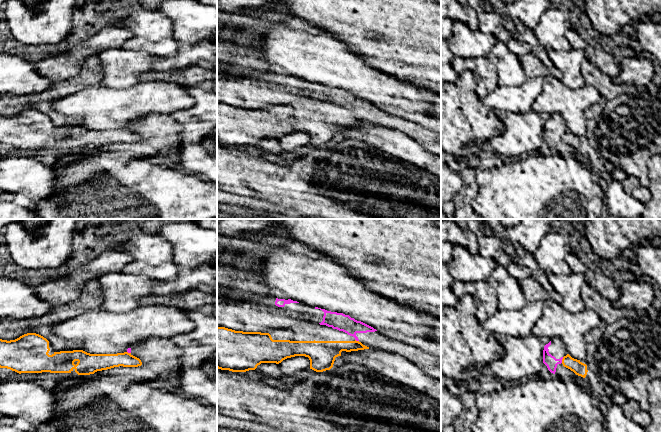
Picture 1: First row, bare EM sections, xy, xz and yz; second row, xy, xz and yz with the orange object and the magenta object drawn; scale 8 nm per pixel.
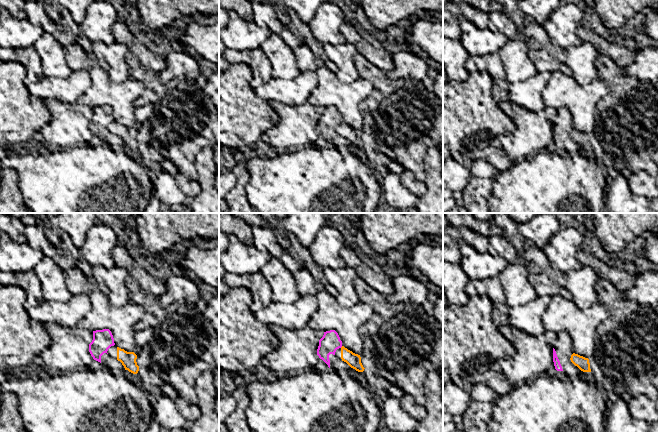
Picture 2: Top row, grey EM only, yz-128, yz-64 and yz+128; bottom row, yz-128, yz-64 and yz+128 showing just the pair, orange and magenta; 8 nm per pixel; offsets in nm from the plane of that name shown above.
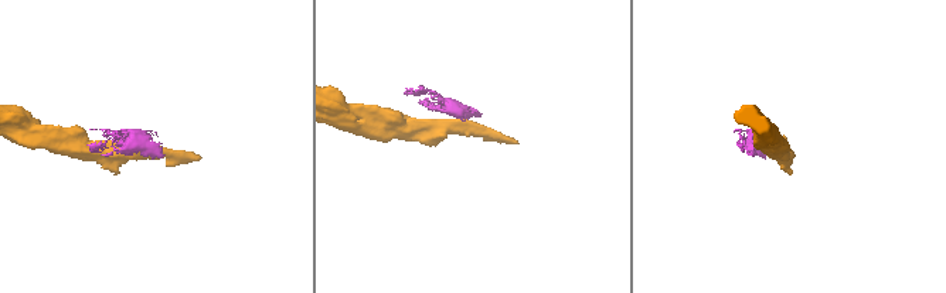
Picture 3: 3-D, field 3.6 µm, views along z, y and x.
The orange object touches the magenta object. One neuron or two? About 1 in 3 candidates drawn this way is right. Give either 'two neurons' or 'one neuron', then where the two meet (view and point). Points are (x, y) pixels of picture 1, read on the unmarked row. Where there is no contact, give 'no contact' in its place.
two neurons; contact yz (562, 136)

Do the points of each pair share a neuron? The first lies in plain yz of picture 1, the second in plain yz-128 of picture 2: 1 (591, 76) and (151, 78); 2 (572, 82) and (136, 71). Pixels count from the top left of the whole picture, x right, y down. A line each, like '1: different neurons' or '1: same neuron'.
1: same neuron
2: different neurons

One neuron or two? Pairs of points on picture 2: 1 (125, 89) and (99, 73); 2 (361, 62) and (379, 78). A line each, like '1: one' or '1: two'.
1: one
2: one

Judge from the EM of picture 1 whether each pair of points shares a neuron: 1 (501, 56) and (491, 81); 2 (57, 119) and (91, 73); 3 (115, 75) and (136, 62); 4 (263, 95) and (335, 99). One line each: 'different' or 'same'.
1: different
2: same
3: same
4: same

